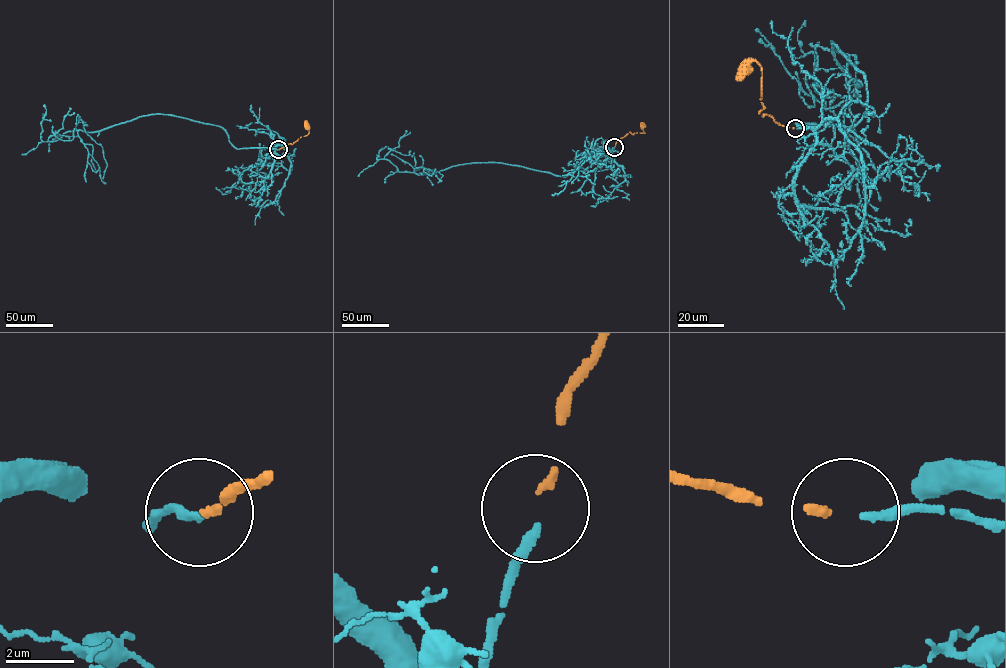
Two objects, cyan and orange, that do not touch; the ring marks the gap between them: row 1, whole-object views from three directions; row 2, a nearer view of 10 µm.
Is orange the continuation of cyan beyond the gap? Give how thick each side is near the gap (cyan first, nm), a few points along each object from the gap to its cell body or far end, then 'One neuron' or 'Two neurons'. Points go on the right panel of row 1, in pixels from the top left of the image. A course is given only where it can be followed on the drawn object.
Thickness 280 nm (cyan) against 240 nm. Course of cyan: (796, 128), (853, 126), (867, 108), (863, 74), (832, 43), (860, 86), (856, 58), (849, 110), (881, 201). Course of orange: (794, 128), (759, 113), (764, 107), (762, 69), (755, 61), (749, 61), (743, 69). One neuron

